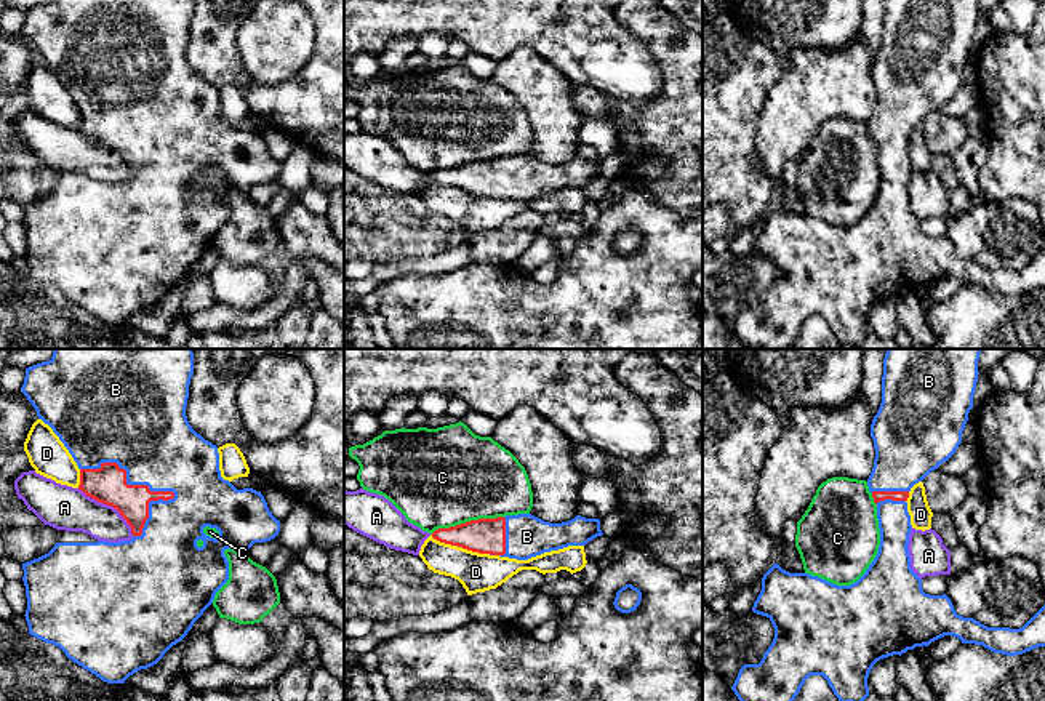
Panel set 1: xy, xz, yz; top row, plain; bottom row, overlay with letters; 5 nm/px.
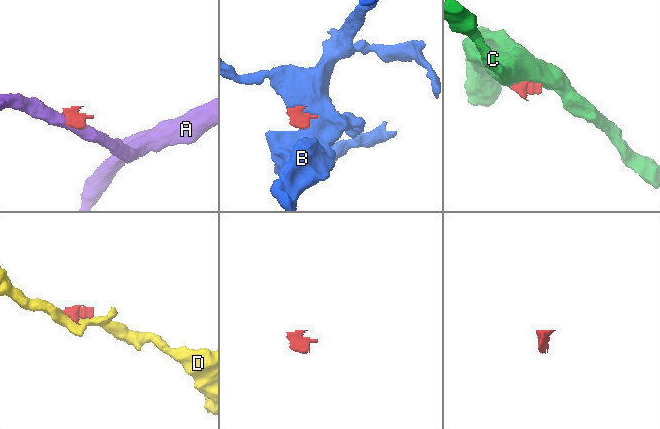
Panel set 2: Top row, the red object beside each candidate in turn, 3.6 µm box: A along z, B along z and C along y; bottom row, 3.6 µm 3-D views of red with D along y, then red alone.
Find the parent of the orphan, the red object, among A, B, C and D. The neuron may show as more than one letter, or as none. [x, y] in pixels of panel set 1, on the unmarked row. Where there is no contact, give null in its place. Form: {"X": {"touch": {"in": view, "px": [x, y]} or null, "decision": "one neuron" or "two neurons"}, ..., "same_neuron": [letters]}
{"A": {"touch": {"in": "xy", "px": [109, 146]}, "decision": "two neurons"}, "B": {"touch": {"in": "xy", "px": [125, 120]}, "decision": "one neuron"}, "C": {"touch": {"in": "xz", "px": [466, 164]}, "decision": "two neurons"}, "D": {"touch": {"in": "xz", "px": [460, 188]}, "decision": "two neurons"}, "same_neuron": ["B"]}

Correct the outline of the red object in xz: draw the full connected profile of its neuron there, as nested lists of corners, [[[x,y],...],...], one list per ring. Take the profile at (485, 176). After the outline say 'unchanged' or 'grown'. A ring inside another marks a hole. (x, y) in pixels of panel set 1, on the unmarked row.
[[[518,155],[438,170],[432,179],[478,195],[528,202],[568,187],[584,187],[602,176],[599,160],[576,157],[568,163],[551,165]]] | grown

